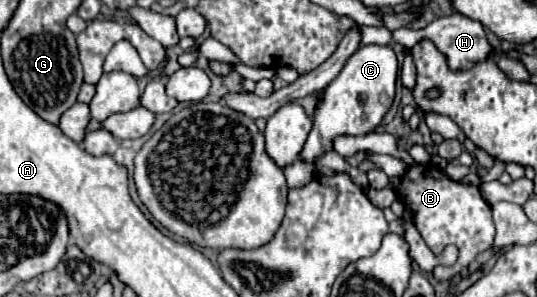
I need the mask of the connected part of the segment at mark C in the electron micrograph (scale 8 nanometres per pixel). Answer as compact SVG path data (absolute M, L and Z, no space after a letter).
M369 44L359 48L343 66L339 76L323 90L323 98L313 114L313 130L299 154L303 162L315 162L321 152L333 150L337 136L365 136L373 132L389 112L395 96L397 58L391 46Z

